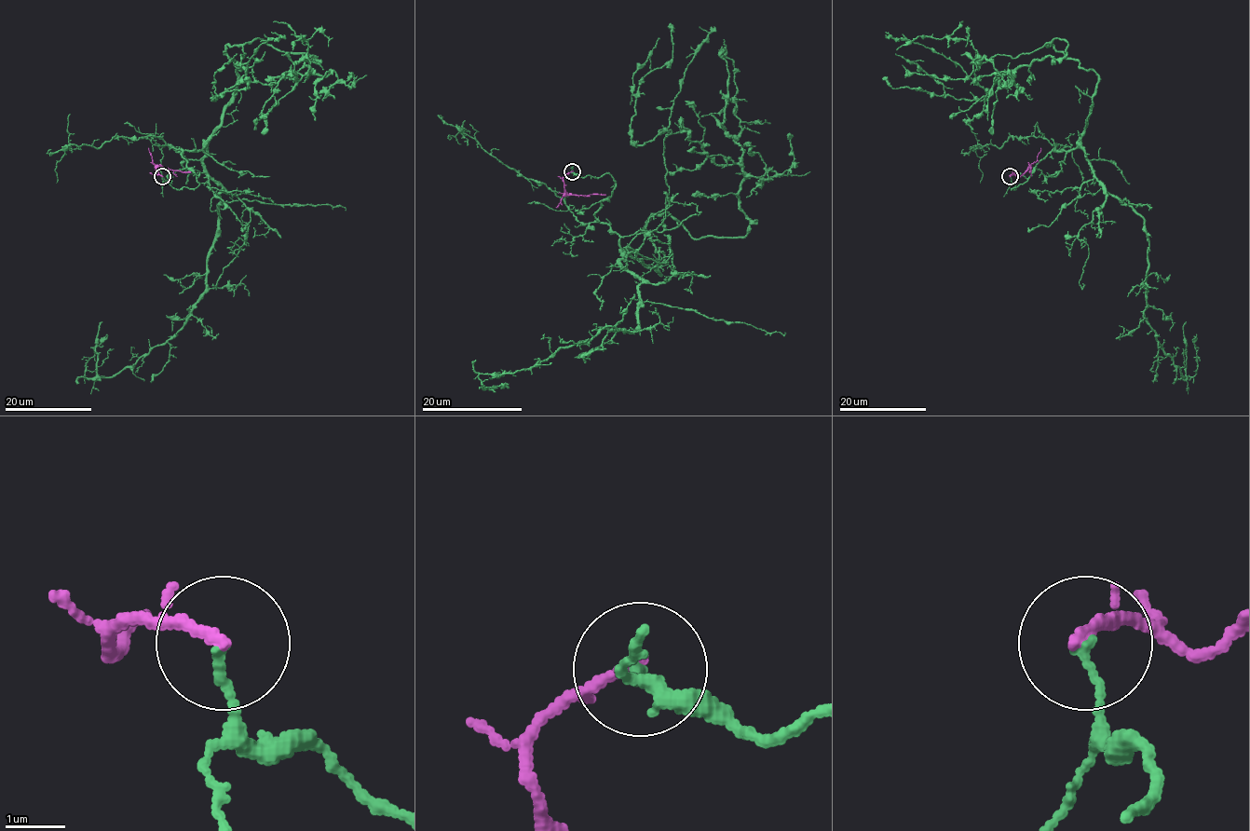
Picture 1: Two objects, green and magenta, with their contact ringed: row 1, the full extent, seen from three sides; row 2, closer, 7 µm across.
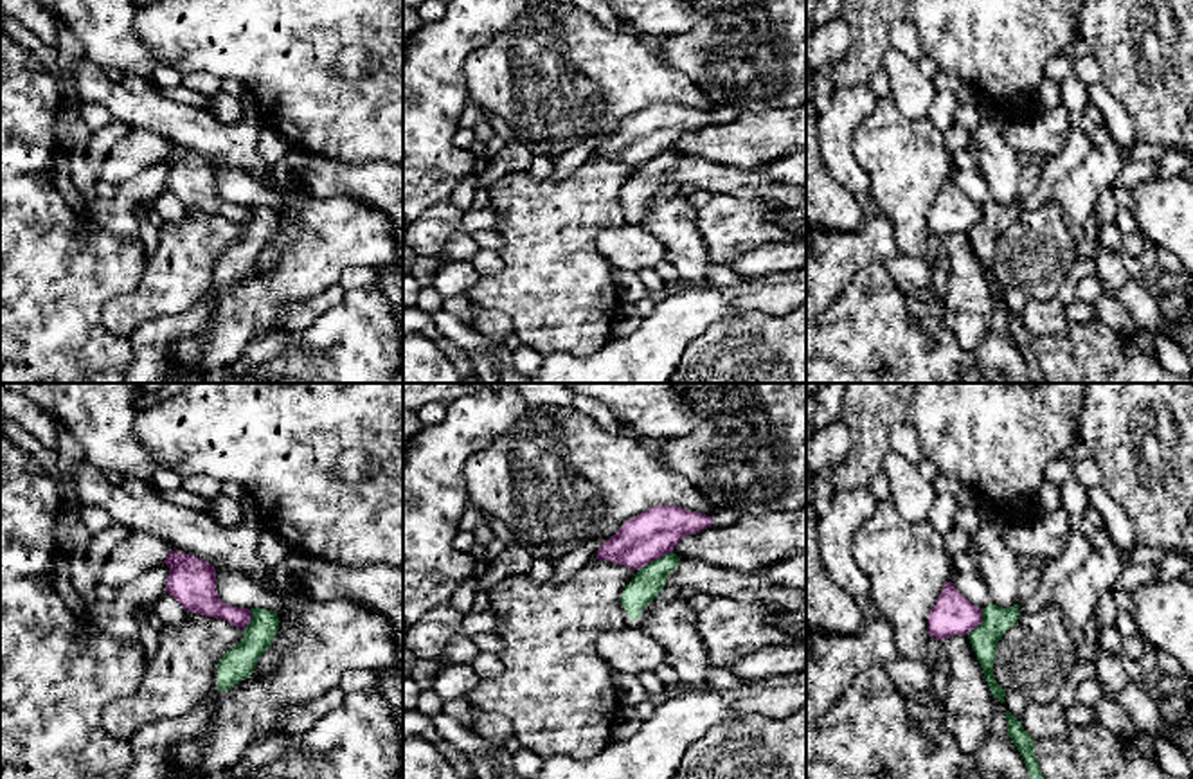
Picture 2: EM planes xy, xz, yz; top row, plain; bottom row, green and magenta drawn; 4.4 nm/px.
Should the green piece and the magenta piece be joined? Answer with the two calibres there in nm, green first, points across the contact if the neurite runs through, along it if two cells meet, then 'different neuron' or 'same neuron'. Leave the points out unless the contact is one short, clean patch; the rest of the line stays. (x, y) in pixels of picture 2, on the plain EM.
calibres 140 and 220 nm; border xz (672, 148), (637, 166); different neuron

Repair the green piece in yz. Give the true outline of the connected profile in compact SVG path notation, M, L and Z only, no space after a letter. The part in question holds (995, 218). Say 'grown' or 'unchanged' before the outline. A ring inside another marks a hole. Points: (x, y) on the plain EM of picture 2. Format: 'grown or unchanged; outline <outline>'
unchanged; outline M990 200L986 205L982 205L982 219L968 230L970 241L982 264L988 284L1000 300L1004 300L1006 288L993 275L997 239L1009 225L1015 223L1018 216L1018 201L1000 205Z

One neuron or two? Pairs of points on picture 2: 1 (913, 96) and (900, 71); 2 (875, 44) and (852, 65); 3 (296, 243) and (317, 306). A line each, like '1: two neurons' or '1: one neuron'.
1: one neuron
2: one neuron
3: two neurons

